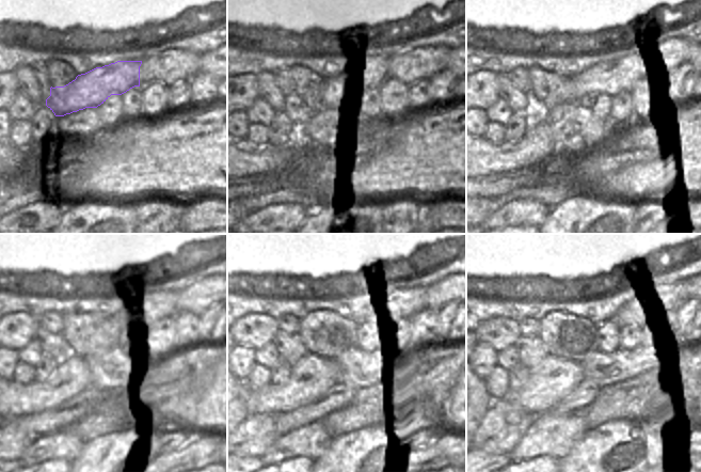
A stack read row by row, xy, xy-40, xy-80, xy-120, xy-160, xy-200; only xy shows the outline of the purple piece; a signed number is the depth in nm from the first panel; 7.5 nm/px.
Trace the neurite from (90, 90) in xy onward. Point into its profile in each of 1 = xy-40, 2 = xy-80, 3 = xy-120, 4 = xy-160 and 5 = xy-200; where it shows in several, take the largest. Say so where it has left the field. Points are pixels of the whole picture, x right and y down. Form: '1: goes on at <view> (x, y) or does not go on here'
1: goes on at xy-40 (368, 77)
2: goes on at xy-80 (611, 78)
3: goes on at xy-120 (148, 313)
4: goes on at xy-160 (404, 303)
5: goes on at xy-200 (659, 300)

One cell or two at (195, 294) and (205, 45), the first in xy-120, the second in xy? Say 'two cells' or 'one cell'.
two cells

